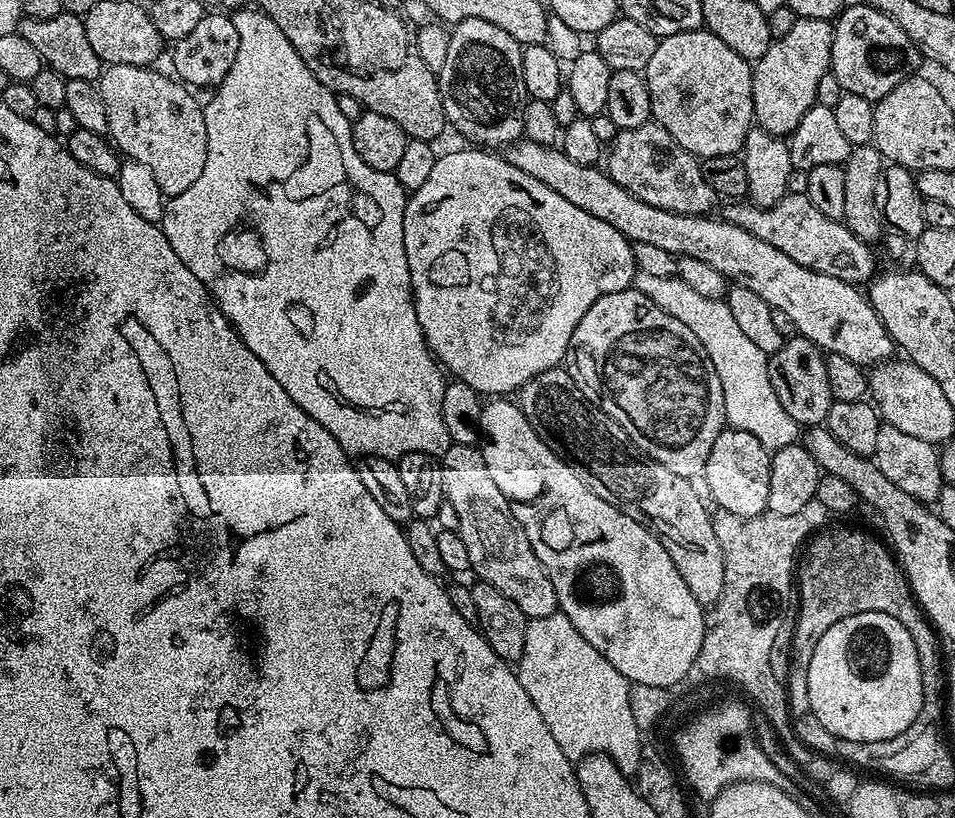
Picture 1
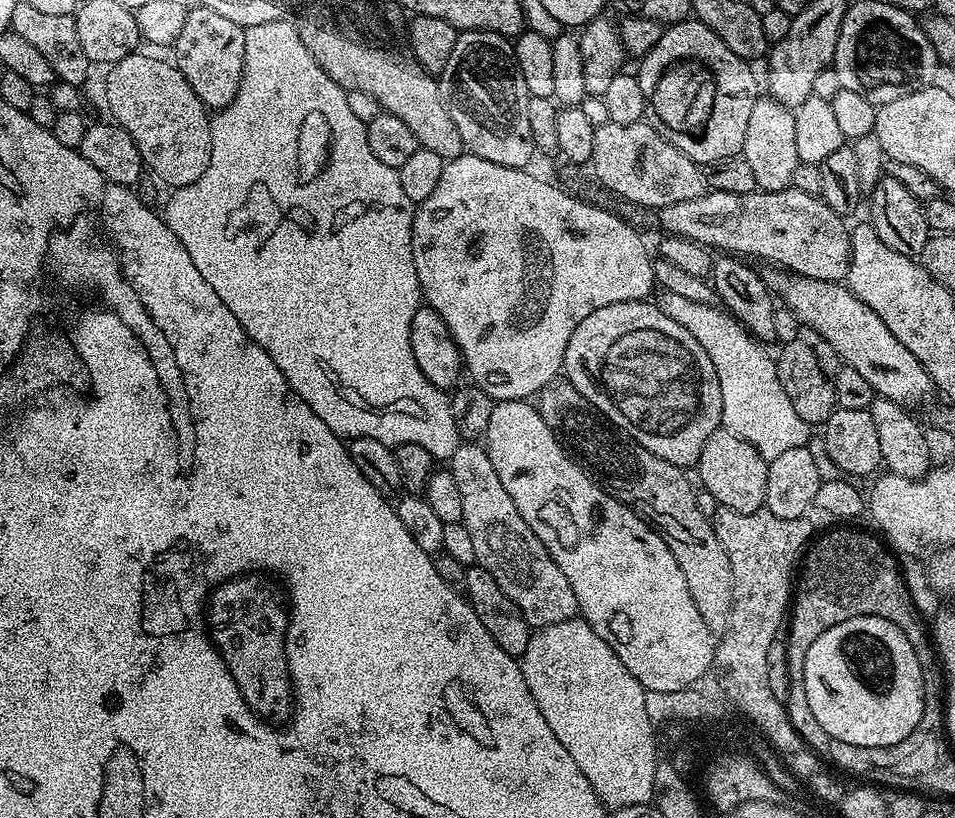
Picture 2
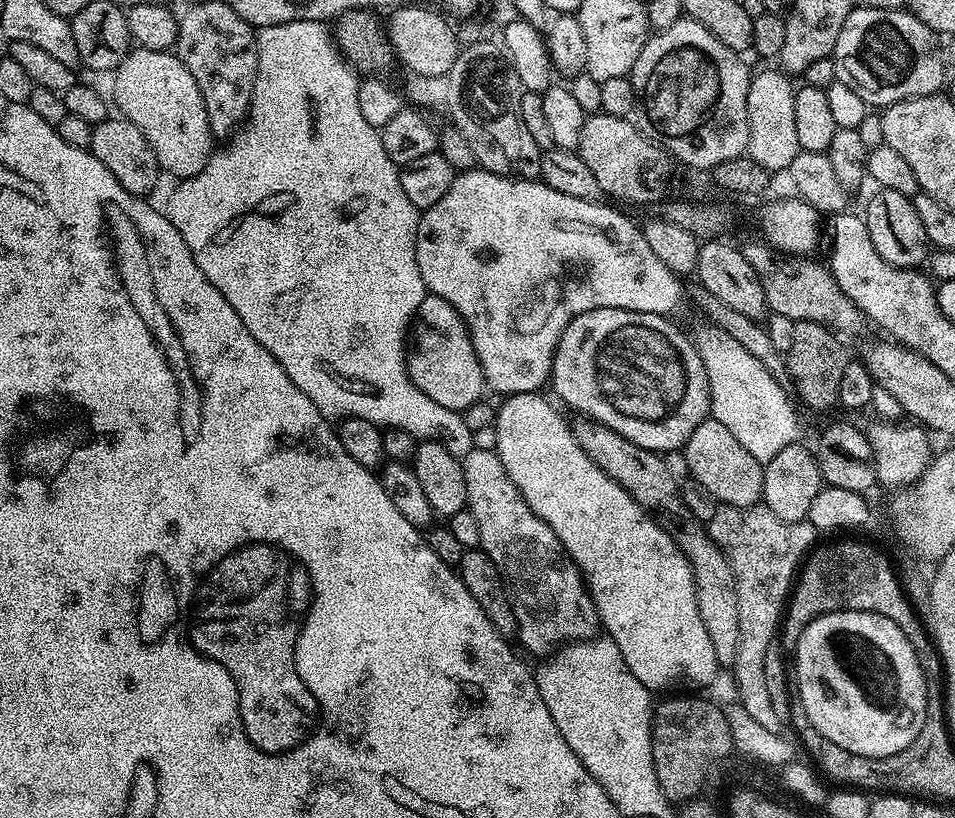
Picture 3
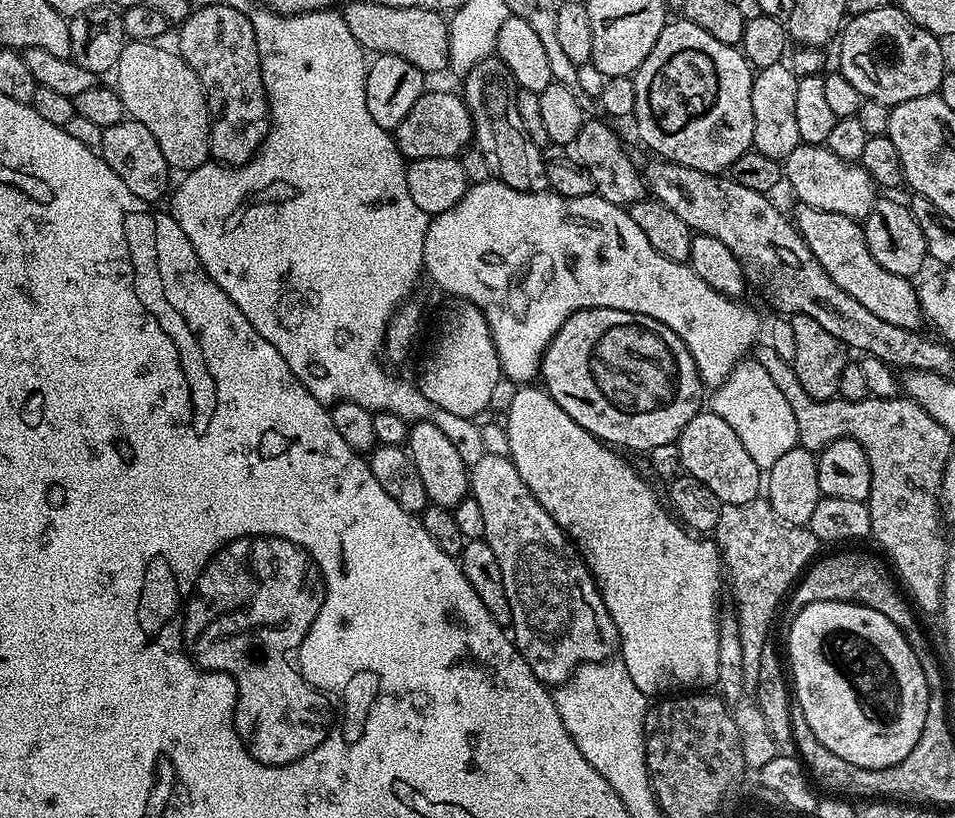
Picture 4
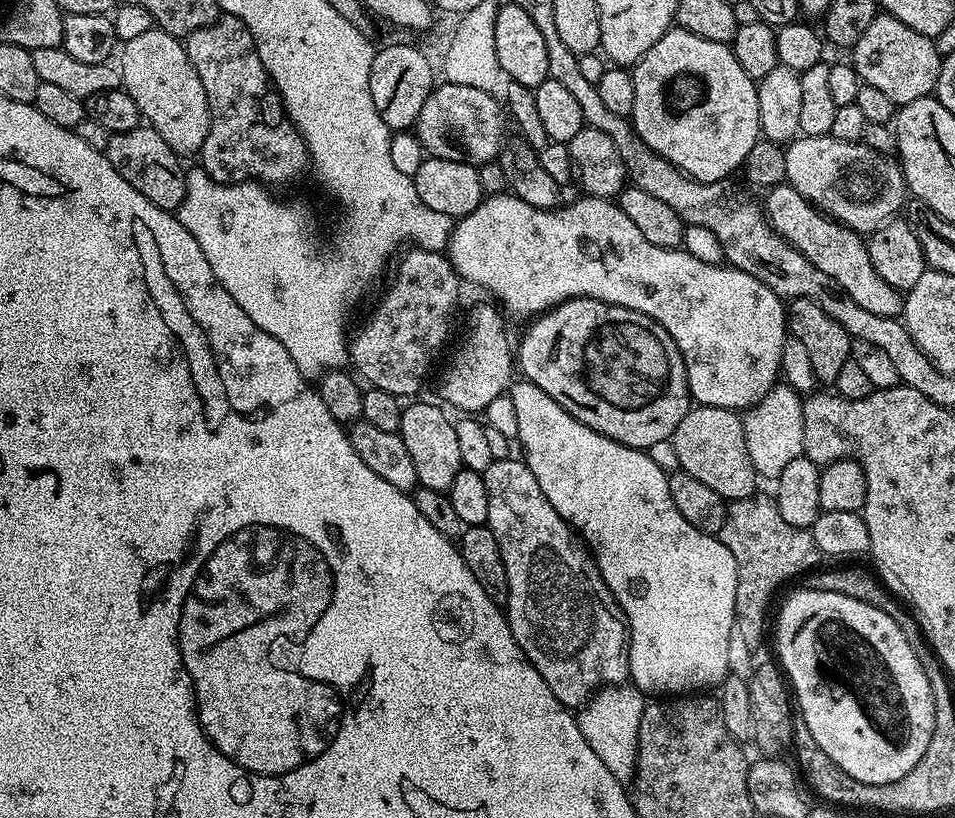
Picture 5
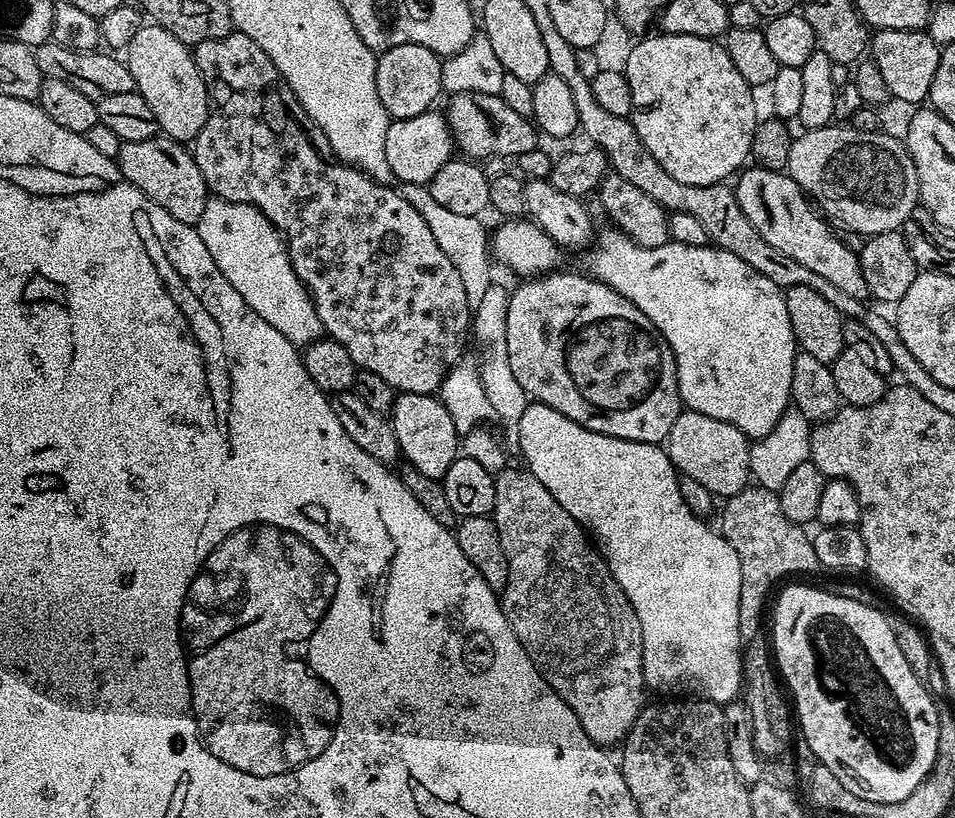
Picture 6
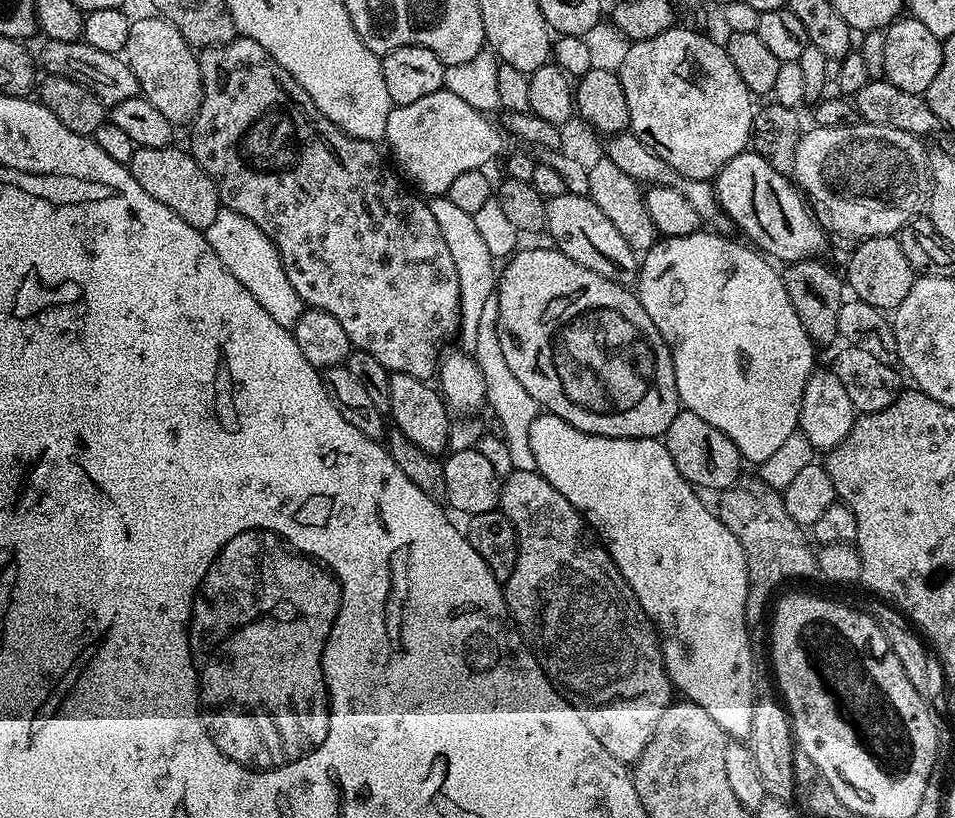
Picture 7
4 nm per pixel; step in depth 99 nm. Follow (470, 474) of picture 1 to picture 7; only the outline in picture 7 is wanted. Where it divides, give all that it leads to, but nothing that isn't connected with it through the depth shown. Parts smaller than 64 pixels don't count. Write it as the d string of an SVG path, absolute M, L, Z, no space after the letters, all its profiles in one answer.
M514 470L510 475L503 477L498 508L506 518L510 518L518 542L518 562L514 566L514 574L510 574L510 578L503 581L502 584L506 612L515 631L528 645L533 658L540 663L542 671L548 675L548 681L562 693L565 700L572 703L574 710L578 710L578 714L582 714L582 722L586 722L590 734L594 734L594 738L598 738L598 742L602 742L602 746L606 746L606 750L619 764L625 766L635 764L636 759L642 754L642 750L646 750L646 746L658 726L658 718L662 718L662 714L674 700L674 689L668 673L664 671L664 655L660 649L660 637L655 624L646 614L646 610L642 610L634 590L630 590L626 578L622 578L618 566L610 558L610 554L604 549L603 544L597 541L591 531L586 530L584 517L580 515L579 510L570 506L570 502L566 502L566 498L562 498L562 494L558 494L558 490L554 490L554 486L550 486L550 482L546 482L546 478L542 478L539 472Z

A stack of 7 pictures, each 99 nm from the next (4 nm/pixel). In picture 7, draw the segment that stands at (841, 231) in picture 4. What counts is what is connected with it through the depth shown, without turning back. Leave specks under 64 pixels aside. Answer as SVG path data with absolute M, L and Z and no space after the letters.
M754 150L738 154L715 177L720 210L733 225L744 228L747 239L773 261L795 262L821 255L825 229L821 228L807 199L789 177L778 174L766 158Z

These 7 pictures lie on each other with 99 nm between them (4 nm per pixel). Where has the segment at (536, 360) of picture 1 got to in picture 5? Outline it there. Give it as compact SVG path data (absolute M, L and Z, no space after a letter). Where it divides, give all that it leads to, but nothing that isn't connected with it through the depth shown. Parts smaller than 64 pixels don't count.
M501 194L499 196L485 196L483 200L480 201L480 204L477 208L474 209L470 214L466 214L465 216L459 217L455 221L452 237L448 240L448 246L446 249L446 255L449 260L452 262L452 267L456 270L456 275L460 277L461 281L467 282L468 280L472 284L477 284L480 288L485 288L486 291L489 292L492 296L497 296L500 299L498 301L499 307L503 309L505 313L509 317L512 316L528 316L527 318L535 318L540 315L541 312L548 311L549 308L557 308L559 304L562 302L566 302L567 300L573 300L574 298L582 298L585 296L586 298L590 298L591 300L601 300L602 302L606 302L607 304L617 304L618 306L622 306L623 308L629 308L630 310L634 310L638 314L646 314L646 318L650 318L654 322L658 322L658 326L662 326L666 330L666 334L670 334L670 338L674 338L674 342L678 346L678 350L682 354L682 358L684 359L684 365L686 366L686 374L688 375L688 394L689 397L697 405L705 404L706 406L718 406L719 408L731 408L733 410L747 410L749 408L753 408L758 401L761 400L767 392L772 389L778 383L778 377L780 376L780 363L782 362L782 346L784 345L784 341L786 339L786 304L781 296L778 294L774 294L774 290L770 290L770 286L766 286L762 282L758 282L758 278L754 278L750 274L746 274L742 270L738 270L737 268L731 266L725 266L723 263L718 264L707 264L706 262L698 262L698 258L694 258L694 254L690 254L689 252L683 251L680 248L663 248L662 246L654 246L654 242L646 242L646 237L643 236L640 231L638 231L638 226L634 226L634 222L630 222L630 218L626 218L626 214L620 209L619 203L613 202L608 198L601 198L598 196L589 196L585 195L583 197L584 200L576 200L573 202L569 208L564 208L565 206L557 207L555 210L551 208L535 208L534 206L530 206L526 202L522 202L517 196L513 196L511 194Z

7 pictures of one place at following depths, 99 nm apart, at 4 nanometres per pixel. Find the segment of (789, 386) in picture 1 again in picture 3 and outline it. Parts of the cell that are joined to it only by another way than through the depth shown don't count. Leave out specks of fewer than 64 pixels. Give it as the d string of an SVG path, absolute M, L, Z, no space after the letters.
M797 320L794 326L794 343L786 353L788 362L788 378L791 387L796 387L795 395L800 395L799 403L813 408L816 412L824 412L827 408L836 408L838 404L838 386L842 383L842 370L846 370L850 353L844 349L839 335L821 324Z

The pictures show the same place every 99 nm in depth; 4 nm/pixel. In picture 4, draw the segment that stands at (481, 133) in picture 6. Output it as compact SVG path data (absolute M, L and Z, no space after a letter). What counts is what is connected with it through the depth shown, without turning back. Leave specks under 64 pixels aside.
M426 90L414 102L414 107L410 109L410 114L402 118L402 122L394 130L394 148L399 152L405 161L411 162L422 158L450 158L459 157L473 143L472 138L472 115L466 105L464 105L463 95L452 92L432 92Z

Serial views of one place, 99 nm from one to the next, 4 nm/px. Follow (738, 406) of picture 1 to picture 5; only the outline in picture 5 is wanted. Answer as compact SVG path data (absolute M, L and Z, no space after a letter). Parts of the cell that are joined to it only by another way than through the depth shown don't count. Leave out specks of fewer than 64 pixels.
M778 382L761 398L753 408L747 409L742 416L746 434L746 451L754 466L757 477L775 481L782 469L794 458L804 455L802 442L802 396L789 384Z

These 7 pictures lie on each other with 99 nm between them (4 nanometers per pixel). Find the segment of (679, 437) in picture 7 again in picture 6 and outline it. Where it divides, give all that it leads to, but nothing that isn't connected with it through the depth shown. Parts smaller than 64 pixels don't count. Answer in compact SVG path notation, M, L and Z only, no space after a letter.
M691 410L681 411L674 426L670 426L666 441L668 457L677 473L685 477L688 475L694 483L701 484L706 491L713 492L719 498L733 496L749 487L749 447L748 437L738 430L738 426L730 426L730 422L718 422L718 418L710 418L710 414L698 414Z

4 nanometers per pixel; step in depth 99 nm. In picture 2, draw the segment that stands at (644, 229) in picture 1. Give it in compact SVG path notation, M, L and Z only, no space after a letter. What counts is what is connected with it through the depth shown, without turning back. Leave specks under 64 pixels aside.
M772 270L772 273L767 273L766 283L778 297L779 303L789 308L800 319L803 327L813 328L815 332L822 334L822 338L826 338L826 342L834 346L843 363L854 366L854 370L859 370L865 376L866 382L874 386L877 396L885 396L905 406L913 406L912 404L922 403L934 392L932 379L930 374L926 374L922 362L918 362L918 358L914 358L914 354L910 354L910 350L906 350L906 346L902 346L902 342L898 342L898 338L894 338L894 334L886 330L886 322L882 322L882 318L878 318L878 314L874 314L874 310L870 310L870 306L866 306L866 302L859 300L843 283L806 278L787 270Z

